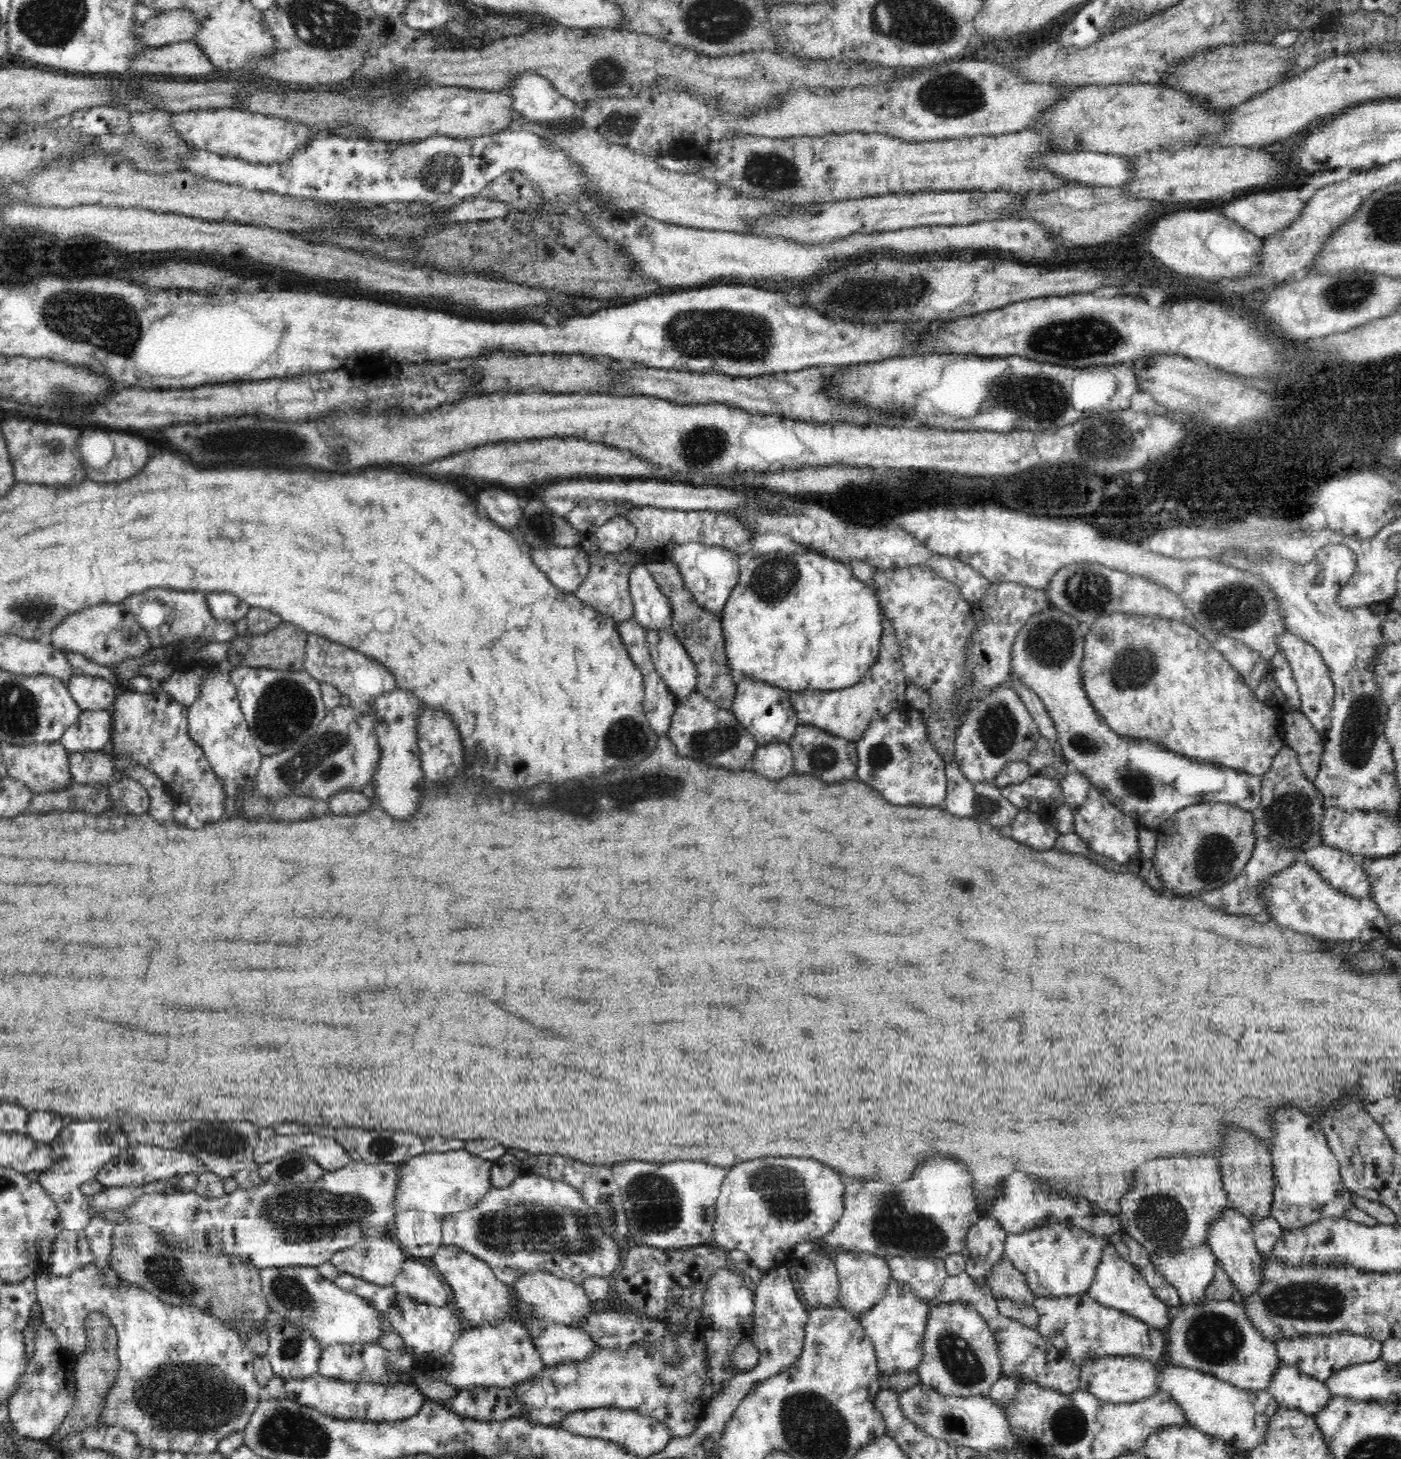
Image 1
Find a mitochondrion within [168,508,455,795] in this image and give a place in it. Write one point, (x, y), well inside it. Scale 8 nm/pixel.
(286, 709)

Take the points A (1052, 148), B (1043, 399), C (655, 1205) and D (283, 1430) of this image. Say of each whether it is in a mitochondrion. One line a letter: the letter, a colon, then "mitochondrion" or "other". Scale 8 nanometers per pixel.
A: other
B: mitochondrion
C: mitochondrion
D: mitochondrion

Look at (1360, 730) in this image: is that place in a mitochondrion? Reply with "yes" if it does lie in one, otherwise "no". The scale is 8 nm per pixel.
yes

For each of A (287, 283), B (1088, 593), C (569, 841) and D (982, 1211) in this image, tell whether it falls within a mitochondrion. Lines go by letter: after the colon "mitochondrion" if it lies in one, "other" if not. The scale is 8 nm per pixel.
A: other
B: mitochondrion
C: other
D: other

